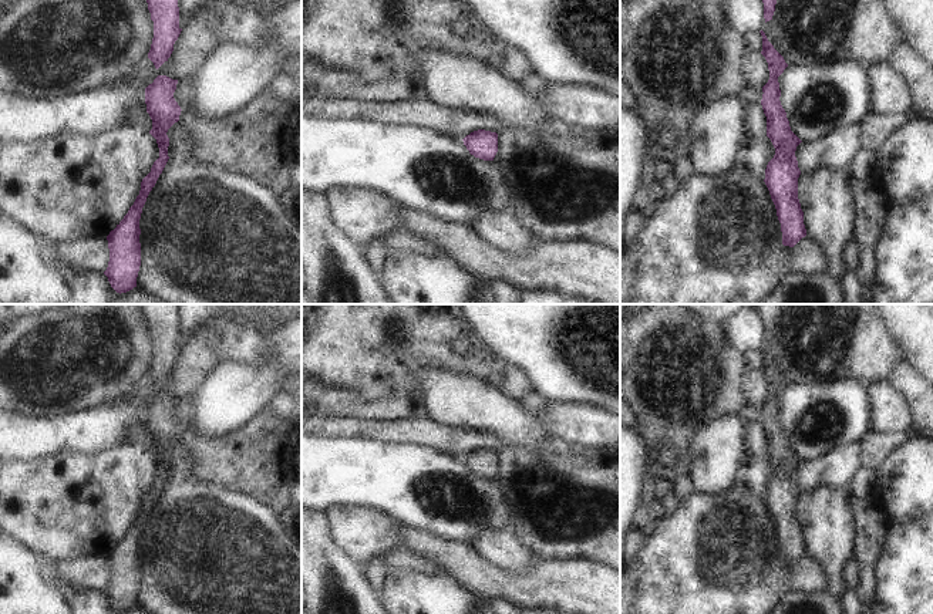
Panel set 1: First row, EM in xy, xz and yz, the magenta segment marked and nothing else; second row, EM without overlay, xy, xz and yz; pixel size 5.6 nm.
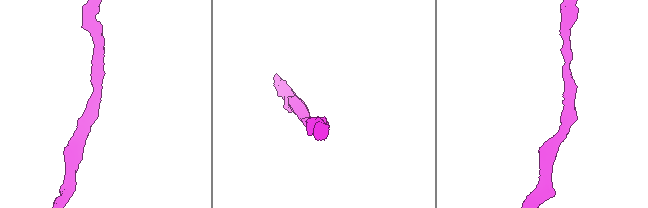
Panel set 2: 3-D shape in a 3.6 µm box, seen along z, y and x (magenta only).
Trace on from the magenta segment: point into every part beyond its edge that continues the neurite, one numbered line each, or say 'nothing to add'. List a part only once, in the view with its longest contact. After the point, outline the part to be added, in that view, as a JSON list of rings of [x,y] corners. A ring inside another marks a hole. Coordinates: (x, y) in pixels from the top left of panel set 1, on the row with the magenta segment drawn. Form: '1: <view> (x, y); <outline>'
nothing to add

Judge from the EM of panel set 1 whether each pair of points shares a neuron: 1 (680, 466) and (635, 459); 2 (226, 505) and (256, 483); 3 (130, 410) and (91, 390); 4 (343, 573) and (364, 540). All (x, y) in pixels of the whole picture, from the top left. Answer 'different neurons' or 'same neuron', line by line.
1: different neurons
2: different neurons
3: different neurons
4: different neurons

